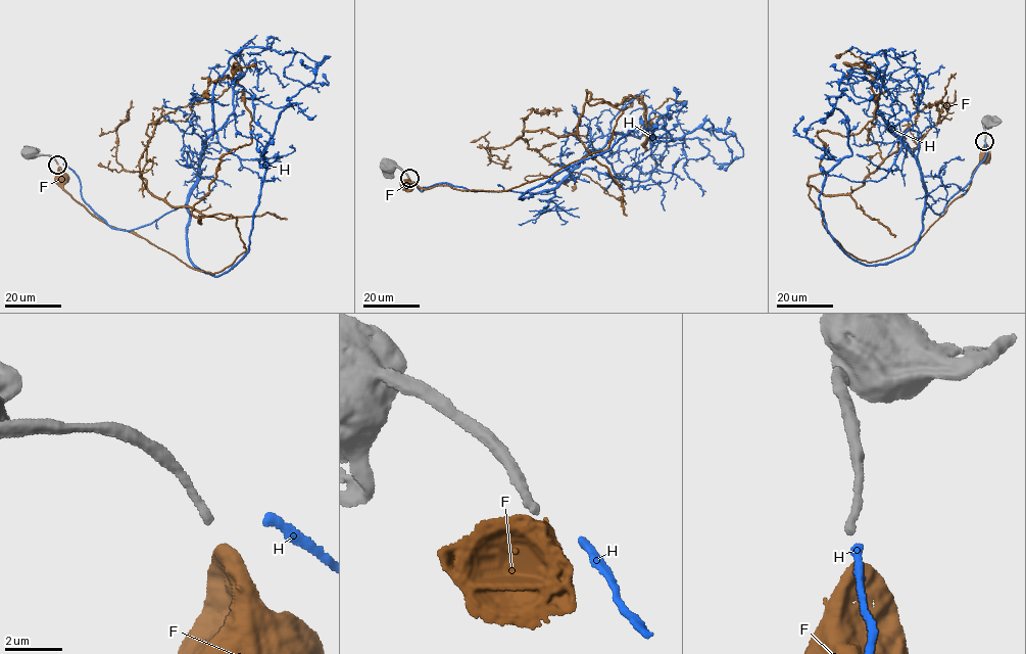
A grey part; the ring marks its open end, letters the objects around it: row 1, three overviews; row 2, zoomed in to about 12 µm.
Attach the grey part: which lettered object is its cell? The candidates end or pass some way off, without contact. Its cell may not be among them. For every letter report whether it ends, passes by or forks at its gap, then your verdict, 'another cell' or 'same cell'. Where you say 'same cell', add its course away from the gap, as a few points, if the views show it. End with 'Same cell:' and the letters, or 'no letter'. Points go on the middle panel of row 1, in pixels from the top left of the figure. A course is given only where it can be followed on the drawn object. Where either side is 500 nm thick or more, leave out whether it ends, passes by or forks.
F: another cell
H: it ends; another cell
Same cell: no letter

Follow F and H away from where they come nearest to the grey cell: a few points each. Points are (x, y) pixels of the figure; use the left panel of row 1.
F: (58, 167), (61, 179)
H: (63, 164), (110, 226), (143, 227), (187, 200), (236, 53), (330, 56), (312, 82), (323, 74)

